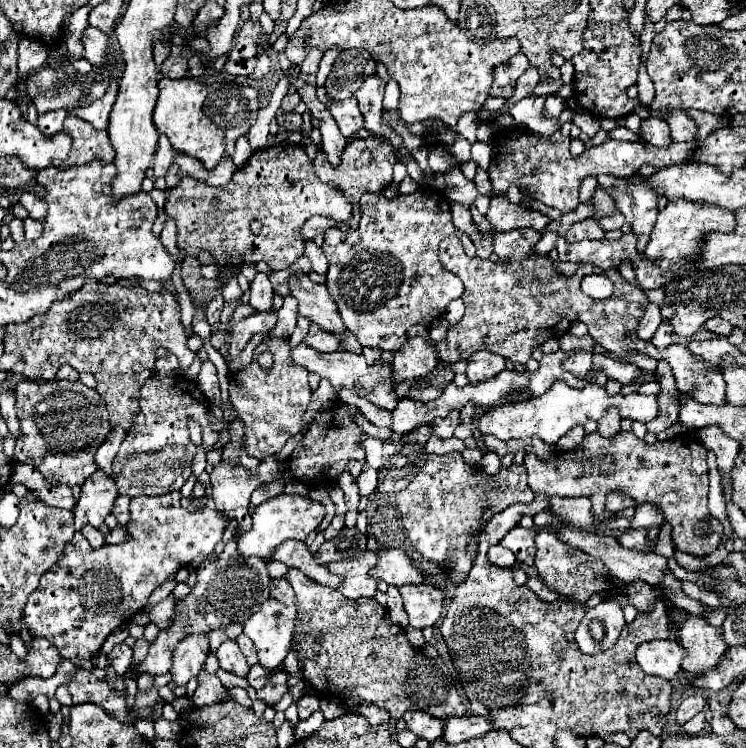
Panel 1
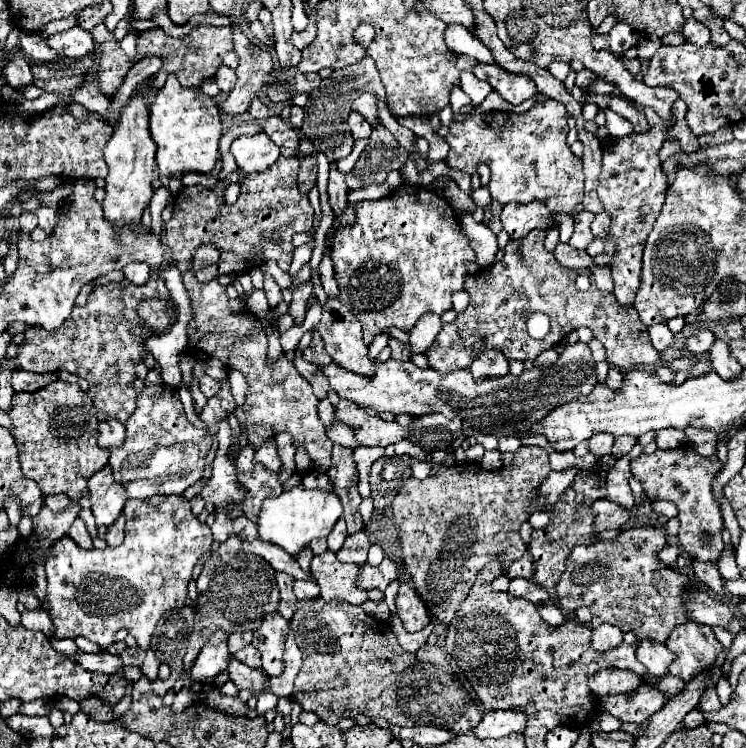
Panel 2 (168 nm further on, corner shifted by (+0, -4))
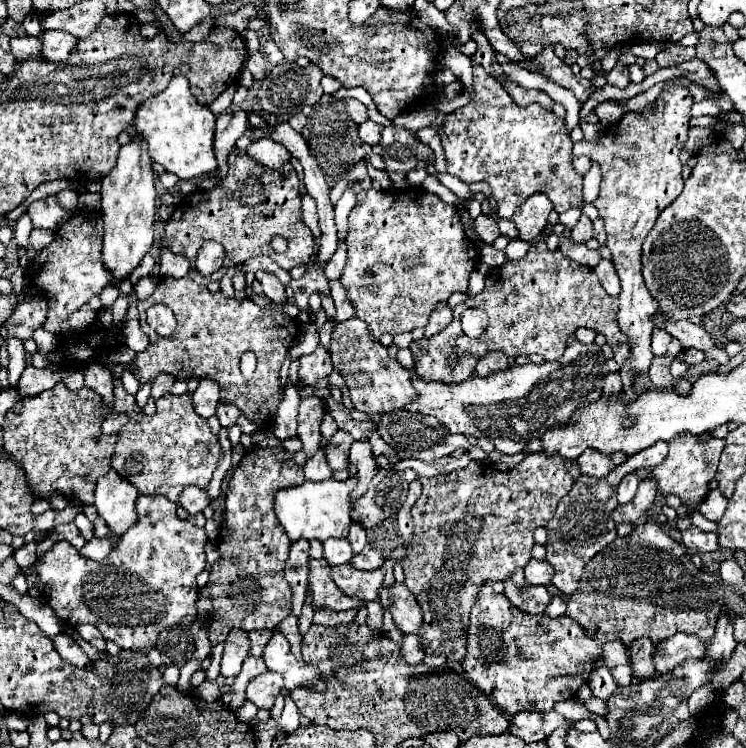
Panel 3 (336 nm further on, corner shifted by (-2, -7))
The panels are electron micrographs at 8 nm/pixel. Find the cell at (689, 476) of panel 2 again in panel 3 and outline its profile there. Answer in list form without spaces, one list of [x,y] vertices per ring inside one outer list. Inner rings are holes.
[[[679,437],[679,441],[671,441],[669,455],[665,457],[665,461],[651,469],[651,477],[657,481],[659,493],[663,497],[677,495],[681,503],[687,507],[687,513],[691,515],[709,493],[709,481],[717,473],[723,447],[725,447],[725,441],[715,439],[715,437],[711,437],[707,443],[699,443],[697,437]]]

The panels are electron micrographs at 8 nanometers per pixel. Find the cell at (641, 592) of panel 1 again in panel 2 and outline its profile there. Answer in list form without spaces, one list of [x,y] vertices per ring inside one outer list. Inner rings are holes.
[[[637,524],[633,528],[627,528],[613,540],[601,540],[593,546],[575,546],[575,550],[571,552],[567,560],[567,570],[555,586],[559,606],[567,612],[573,612],[581,606],[593,608],[593,622],[591,622],[593,628],[601,624],[613,624],[613,626],[621,626],[623,632],[633,632],[637,640],[653,638],[665,644],[671,630],[689,620],[685,602],[683,602],[683,594],[689,588],[693,588],[697,582],[689,578],[687,574],[681,574],[681,570],[671,568],[657,558],[663,546],[667,546],[665,530],[647,526],[647,524]]]

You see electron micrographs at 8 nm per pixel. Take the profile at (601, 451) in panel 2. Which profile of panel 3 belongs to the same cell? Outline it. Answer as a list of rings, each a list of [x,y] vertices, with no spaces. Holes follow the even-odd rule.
[[[587,449],[583,455],[579,455],[577,463],[583,475],[591,475],[591,477],[605,477],[613,467],[617,467],[619,463],[623,463],[627,459],[627,455],[623,453],[611,453],[611,455],[603,455],[595,449]]]

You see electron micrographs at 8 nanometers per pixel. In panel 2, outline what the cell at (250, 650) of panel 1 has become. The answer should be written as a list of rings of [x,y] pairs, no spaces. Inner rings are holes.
[[[245,646],[243,650],[239,650],[237,654],[235,654],[235,658],[237,660],[241,660],[243,664],[247,664],[247,666],[251,666],[251,668],[261,668],[261,654],[259,654],[259,650],[255,648],[255,646]]]

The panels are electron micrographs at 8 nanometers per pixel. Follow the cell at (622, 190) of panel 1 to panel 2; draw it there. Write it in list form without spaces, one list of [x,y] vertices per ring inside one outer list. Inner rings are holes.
[[[675,114],[669,120],[649,124],[649,130],[643,134],[631,132],[625,138],[613,140],[609,148],[603,150],[603,168],[599,176],[599,188],[597,196],[605,208],[605,212],[611,216],[609,236],[617,244],[617,252],[611,258],[611,272],[615,282],[615,298],[621,306],[631,308],[633,298],[637,294],[637,286],[641,286],[641,254],[645,240],[649,232],[653,230],[653,224],[661,212],[661,206],[665,202],[667,192],[667,176],[661,170],[659,150],[663,142],[667,140],[667,130],[675,124]]]

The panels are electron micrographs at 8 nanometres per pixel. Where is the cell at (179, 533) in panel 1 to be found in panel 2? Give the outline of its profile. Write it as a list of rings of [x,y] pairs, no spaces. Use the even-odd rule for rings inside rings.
[[[151,496],[145,500],[127,500],[123,514],[125,540],[117,548],[81,550],[69,536],[63,536],[47,552],[47,598],[51,604],[55,638],[85,636],[101,648],[107,648],[113,644],[115,634],[121,628],[127,628],[129,634],[139,640],[139,648],[147,650],[157,620],[165,612],[185,606],[187,584],[191,580],[193,566],[205,552],[209,552],[213,544],[211,528],[191,514],[189,502],[183,496]]]

